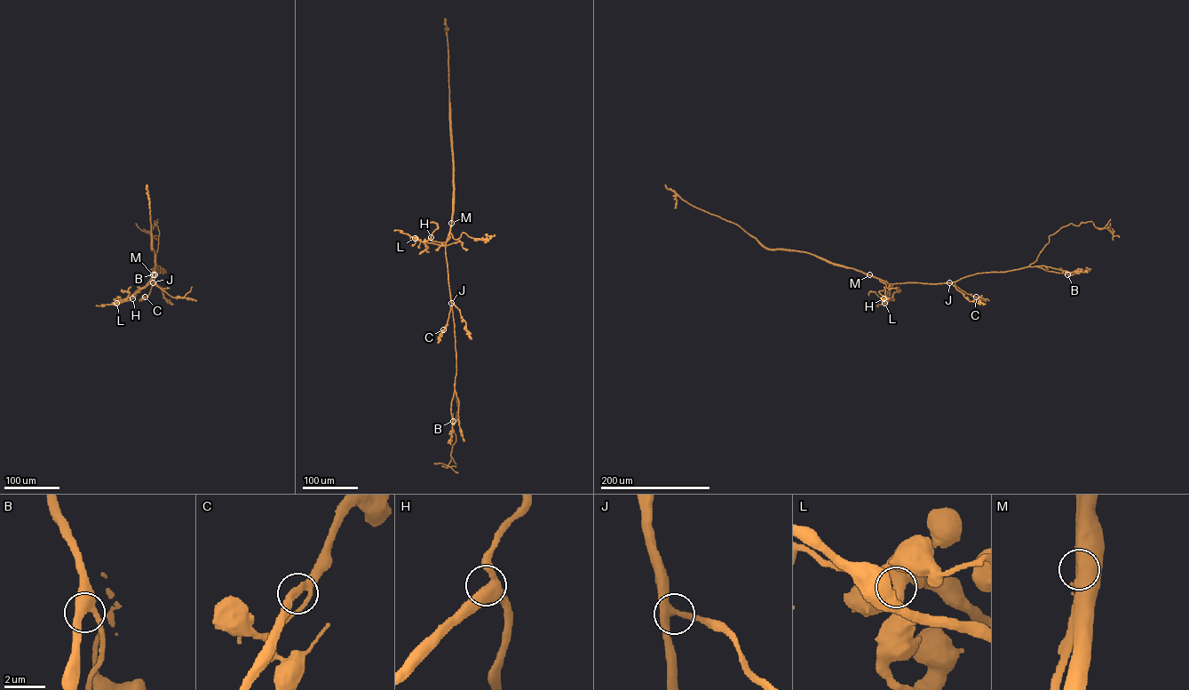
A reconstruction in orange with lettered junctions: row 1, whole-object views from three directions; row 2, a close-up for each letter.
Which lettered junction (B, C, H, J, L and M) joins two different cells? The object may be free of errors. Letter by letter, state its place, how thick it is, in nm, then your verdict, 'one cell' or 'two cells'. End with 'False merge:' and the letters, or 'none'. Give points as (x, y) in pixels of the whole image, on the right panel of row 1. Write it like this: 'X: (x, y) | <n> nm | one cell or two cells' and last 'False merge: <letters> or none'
B: (1067, 274) | 460 nm | one cell
C: (976, 297) | 280 nm | one cell
H: (883, 298) | 480 nm | one cell
J: (949, 282) | 420 nm | one cell
L: (884, 303) | 400 nm | one cell
M: (869, 274) | 550 nm | two cells
False merge: M

